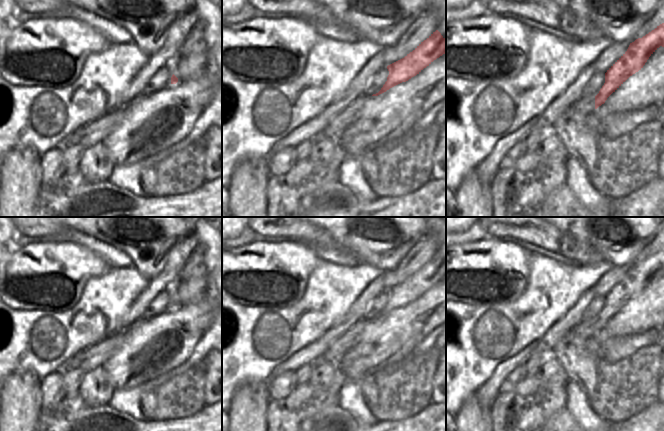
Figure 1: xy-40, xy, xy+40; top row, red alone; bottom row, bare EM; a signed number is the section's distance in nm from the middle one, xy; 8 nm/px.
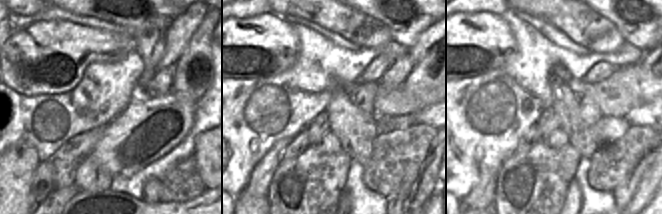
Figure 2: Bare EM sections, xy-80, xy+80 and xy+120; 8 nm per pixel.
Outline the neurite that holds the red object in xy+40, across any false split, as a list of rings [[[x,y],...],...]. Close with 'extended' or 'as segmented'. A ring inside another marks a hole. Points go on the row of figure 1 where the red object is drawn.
[[[664,23],[630,43],[627,51],[607,70],[605,83],[595,96],[595,109],[604,104],[630,76],[641,70],[660,46],[664,47]]]; as segmented

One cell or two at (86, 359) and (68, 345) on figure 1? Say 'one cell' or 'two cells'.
two cells

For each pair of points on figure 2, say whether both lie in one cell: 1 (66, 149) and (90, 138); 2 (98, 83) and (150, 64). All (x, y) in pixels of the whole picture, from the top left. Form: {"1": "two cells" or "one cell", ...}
{"1": "one cell", "2": "two cells"}

